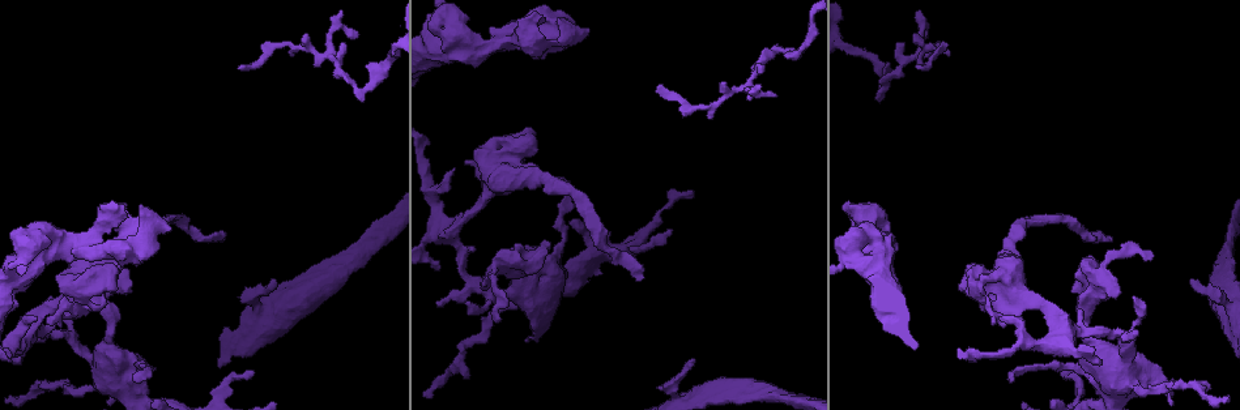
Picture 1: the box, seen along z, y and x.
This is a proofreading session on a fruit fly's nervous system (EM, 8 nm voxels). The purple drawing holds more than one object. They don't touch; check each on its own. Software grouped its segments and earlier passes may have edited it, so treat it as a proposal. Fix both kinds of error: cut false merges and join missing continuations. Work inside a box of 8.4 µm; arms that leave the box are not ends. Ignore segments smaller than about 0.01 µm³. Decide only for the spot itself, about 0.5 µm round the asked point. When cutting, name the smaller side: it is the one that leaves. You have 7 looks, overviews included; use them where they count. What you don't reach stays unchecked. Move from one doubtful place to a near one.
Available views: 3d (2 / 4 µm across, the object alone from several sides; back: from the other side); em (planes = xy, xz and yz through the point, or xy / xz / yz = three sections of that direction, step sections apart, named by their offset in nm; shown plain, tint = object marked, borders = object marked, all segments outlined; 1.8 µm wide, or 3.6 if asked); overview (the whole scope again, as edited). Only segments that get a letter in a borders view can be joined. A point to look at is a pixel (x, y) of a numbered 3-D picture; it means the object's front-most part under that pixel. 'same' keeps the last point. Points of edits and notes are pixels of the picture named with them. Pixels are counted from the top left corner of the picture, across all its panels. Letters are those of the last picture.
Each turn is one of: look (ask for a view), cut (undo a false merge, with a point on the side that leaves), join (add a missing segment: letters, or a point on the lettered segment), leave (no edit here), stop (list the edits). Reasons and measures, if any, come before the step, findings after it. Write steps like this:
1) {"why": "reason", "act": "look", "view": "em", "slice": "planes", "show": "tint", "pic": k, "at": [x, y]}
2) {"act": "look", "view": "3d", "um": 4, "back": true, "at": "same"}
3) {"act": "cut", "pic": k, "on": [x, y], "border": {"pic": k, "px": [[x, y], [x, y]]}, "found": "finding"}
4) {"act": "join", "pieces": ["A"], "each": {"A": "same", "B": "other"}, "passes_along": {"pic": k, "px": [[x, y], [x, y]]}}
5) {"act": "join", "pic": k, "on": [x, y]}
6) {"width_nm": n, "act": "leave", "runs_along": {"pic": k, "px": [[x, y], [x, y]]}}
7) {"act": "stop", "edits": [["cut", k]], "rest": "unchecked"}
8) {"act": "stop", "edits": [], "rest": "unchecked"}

{"why": "sudden change in width", "act": "look", "view": "em", "slice": "planes", "show": "plain", "pic": 1, "at": [1098, 288]}

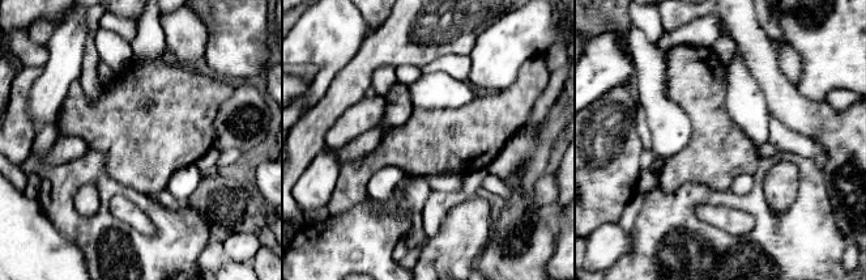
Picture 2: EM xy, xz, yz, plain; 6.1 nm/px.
{"why": "see the neighbours", "act": "look", "view": "em", "slice": "planes", "show": "borders", "at": "same"}

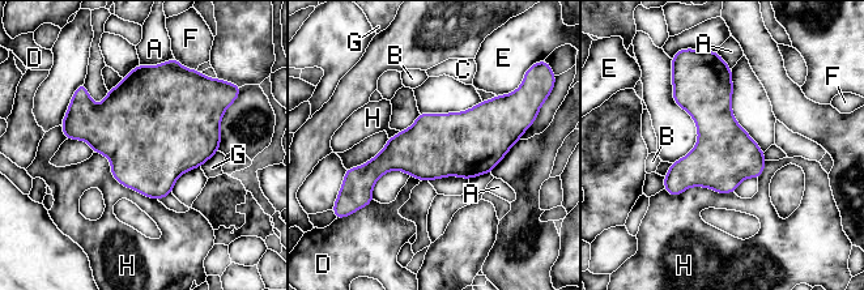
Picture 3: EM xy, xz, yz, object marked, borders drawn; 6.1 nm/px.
{"width_nm": 380, "longest_contact_nm": ["H", 500], "act": "leave", "each": {"A": "other", "B": "other", "C": "other", "D": "other", "E": "other", "F": "other", "G": "other", "H": "other"}, "found": "continuous, no second neuron"}

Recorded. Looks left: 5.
{"why": "branch stops here", "act": "look", "view": "em", "slice": "planes", "show": "borders", "pic": 1, "at": [273, 282]}

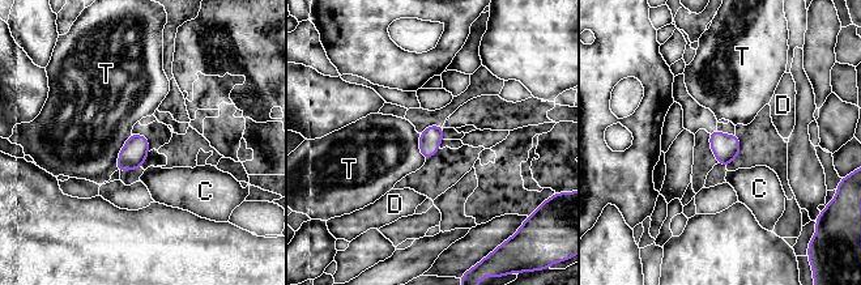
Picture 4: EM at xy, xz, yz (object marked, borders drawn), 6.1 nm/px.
{"width_nm": 140, "act": "leave", "each": {"C": "other", "D": "other", "T": "other"}, "border": {"pic": 4, "px": [[131, 132], [118, 156], [115, 170]]}, "found": "none of them fits"}

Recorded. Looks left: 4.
{"why": "branch point", "act": "look", "view": "em", "slice": "xy", "step": 4, "show": "tint", "pic": 1, "at": [747, 88]}

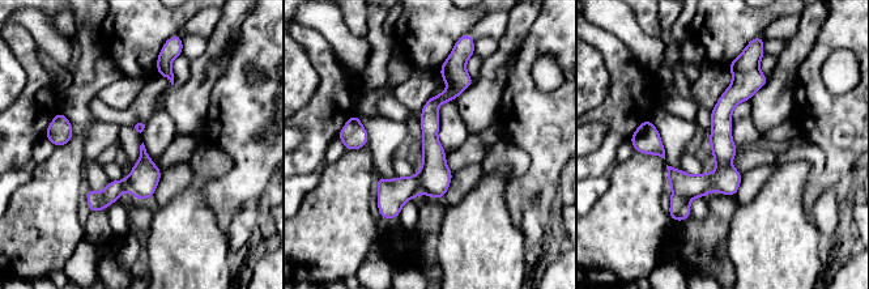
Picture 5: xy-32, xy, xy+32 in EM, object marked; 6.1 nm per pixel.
{"act": "look", "view": "em", "slice": "planes", "show": "borders", "at": "same"}

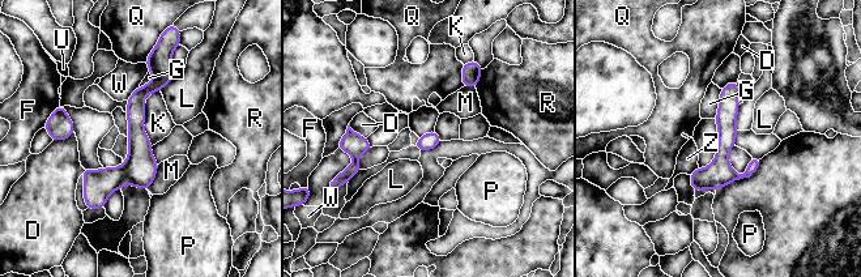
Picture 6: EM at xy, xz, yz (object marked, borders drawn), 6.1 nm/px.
{"act": "leave", "each": {"D": "other", "F": "other", "G": "other", "K": "other", "L": "other", "M": "other", "P": "other", "Q": "other", "R": "other", "U": "other", "W": "other", "Z": "other"}, "runs_along": {"pic": 6, "px": [[150, 59], [136, 158], [101, 205]]}, "found": "all the same neuron"}

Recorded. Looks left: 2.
{"act": "stop", "edits": [], "rest": "unchecked"}

